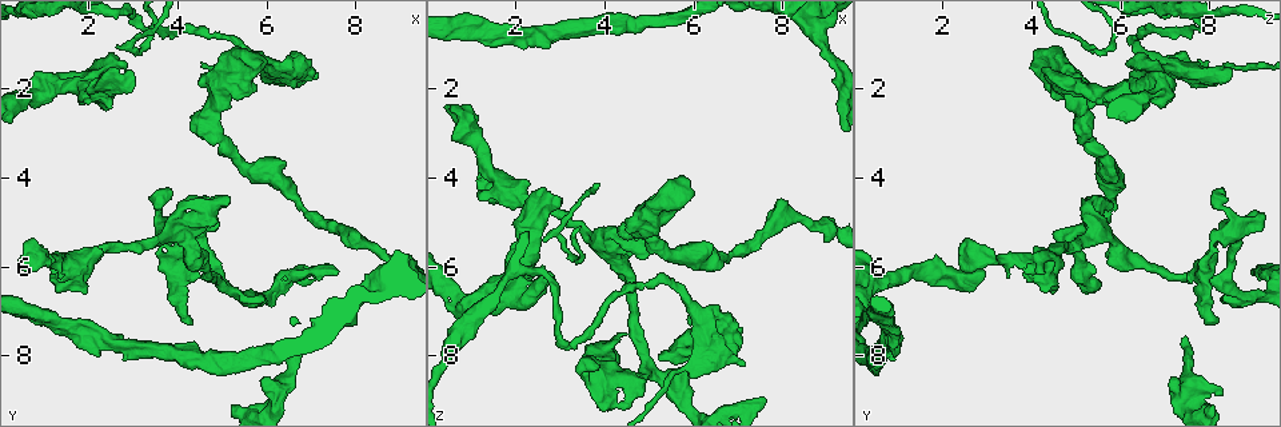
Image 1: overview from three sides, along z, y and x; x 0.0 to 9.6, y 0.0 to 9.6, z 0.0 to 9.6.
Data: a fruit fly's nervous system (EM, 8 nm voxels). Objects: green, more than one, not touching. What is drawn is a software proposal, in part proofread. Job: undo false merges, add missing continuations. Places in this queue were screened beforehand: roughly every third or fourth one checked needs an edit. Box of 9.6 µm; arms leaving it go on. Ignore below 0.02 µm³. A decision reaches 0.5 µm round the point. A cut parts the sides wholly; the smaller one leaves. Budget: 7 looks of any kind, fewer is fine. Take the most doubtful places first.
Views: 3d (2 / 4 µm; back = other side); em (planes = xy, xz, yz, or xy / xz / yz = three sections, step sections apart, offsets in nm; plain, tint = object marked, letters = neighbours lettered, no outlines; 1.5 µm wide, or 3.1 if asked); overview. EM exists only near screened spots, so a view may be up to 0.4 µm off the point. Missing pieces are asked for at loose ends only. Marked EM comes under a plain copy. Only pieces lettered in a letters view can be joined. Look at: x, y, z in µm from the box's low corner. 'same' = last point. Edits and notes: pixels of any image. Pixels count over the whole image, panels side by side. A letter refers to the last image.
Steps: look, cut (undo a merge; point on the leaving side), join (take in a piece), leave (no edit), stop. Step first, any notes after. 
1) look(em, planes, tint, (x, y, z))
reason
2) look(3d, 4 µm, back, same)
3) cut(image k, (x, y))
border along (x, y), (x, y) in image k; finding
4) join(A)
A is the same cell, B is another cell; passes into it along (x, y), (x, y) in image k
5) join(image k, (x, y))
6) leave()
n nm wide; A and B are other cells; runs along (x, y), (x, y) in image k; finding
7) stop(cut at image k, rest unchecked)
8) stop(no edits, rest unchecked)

look(em, planes, letters, (2.85, 1.60, 4.40))
free end

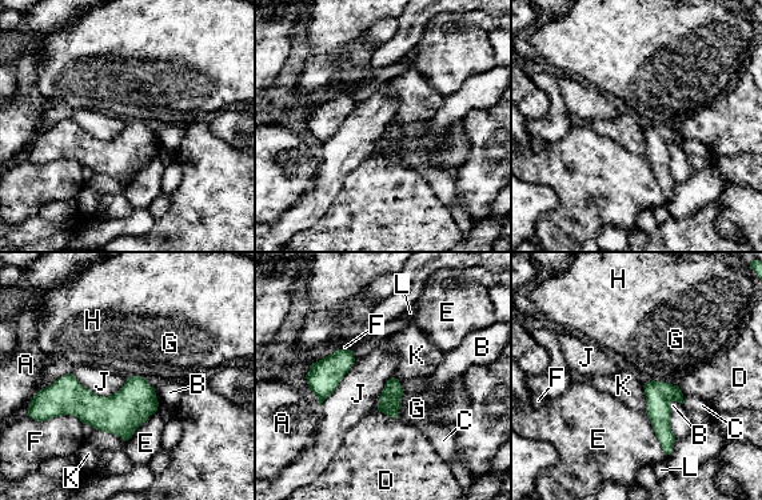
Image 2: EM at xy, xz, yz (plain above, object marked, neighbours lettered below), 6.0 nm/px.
leave()
A, B, C, D, E, F, G, H, J, K and L are other cells; border along (72, 372), (106, 396), (128, 378) in image 2; no lettered piece goes on from it

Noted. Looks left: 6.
look(em, xy, step 4, tint, (4.15, 7.30, 8.20))
thin end

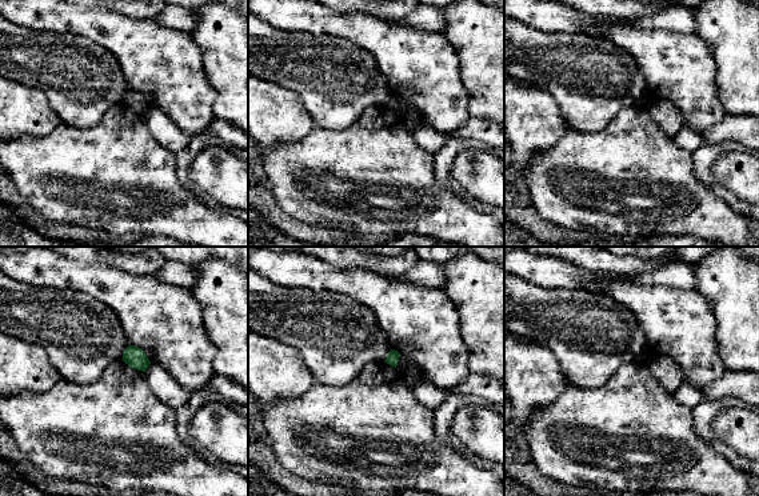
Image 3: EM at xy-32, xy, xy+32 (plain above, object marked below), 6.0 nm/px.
look(em, planes, letters, same)
another direction

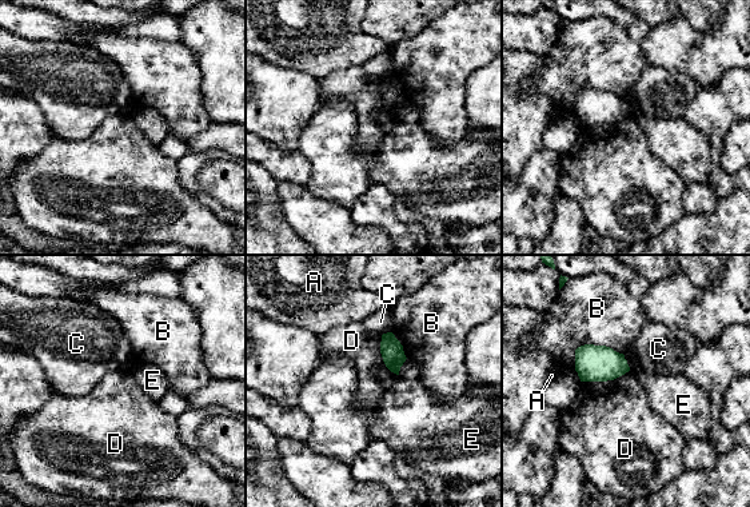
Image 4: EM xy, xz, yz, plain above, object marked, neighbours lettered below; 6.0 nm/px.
leave()
A, B, C, D and E are other cells; border along (629, 370), (613, 379), (581, 382) in image 4; no lettered piece goes on from it

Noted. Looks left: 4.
look(em, planes, letters, (3.65, 4.80, 8.45))
sharp bend

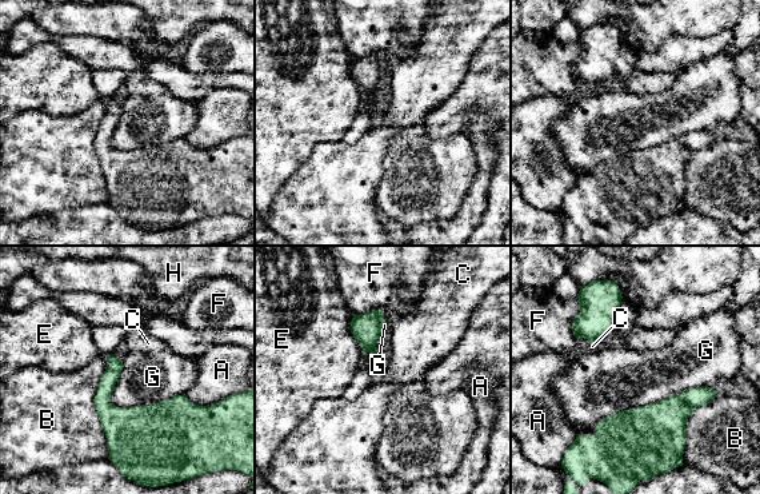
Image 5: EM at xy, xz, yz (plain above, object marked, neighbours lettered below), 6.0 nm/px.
leave()
100 nm wide; A, B, C, E, F, G and H are other cells; all the same cell

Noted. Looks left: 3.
stop(no edits, rest unchecked)

